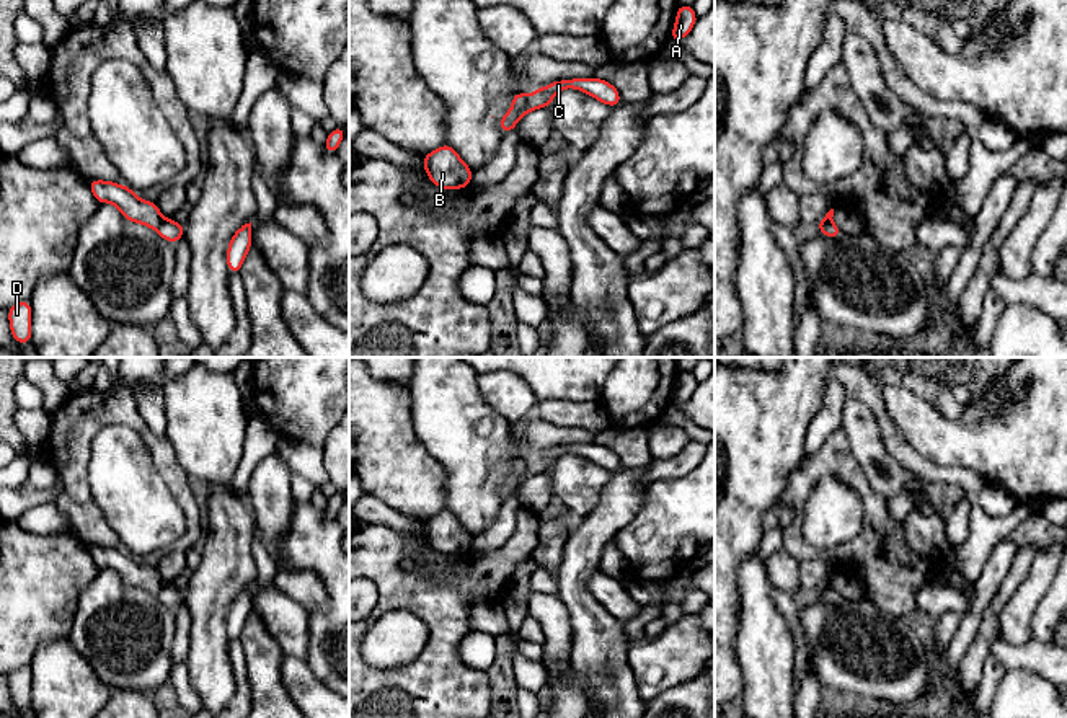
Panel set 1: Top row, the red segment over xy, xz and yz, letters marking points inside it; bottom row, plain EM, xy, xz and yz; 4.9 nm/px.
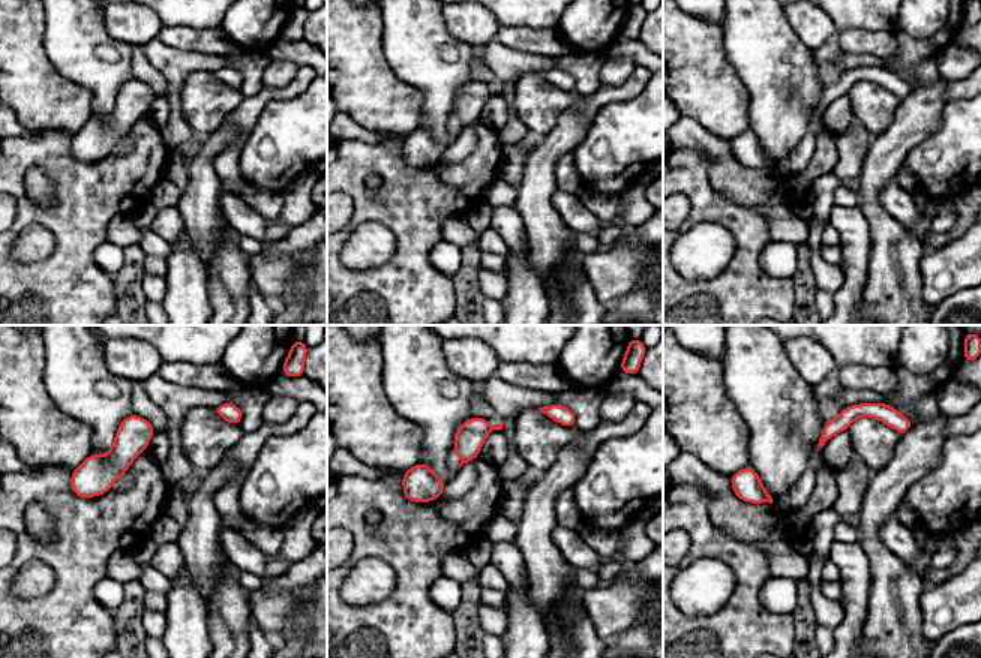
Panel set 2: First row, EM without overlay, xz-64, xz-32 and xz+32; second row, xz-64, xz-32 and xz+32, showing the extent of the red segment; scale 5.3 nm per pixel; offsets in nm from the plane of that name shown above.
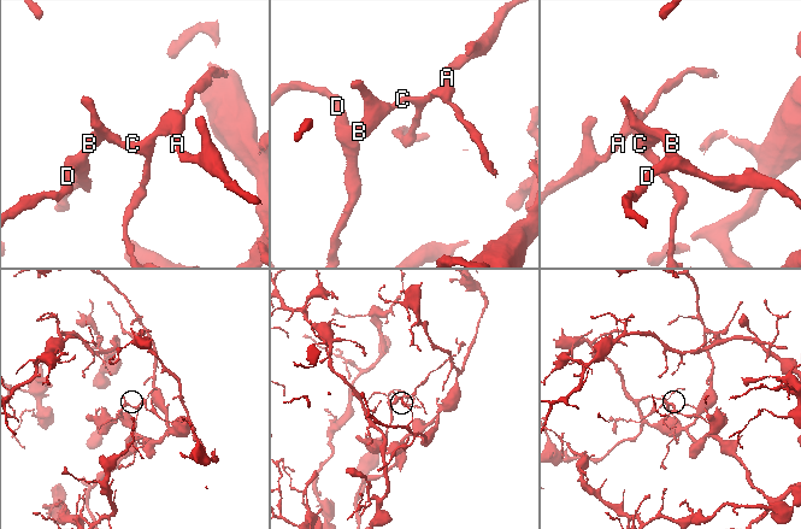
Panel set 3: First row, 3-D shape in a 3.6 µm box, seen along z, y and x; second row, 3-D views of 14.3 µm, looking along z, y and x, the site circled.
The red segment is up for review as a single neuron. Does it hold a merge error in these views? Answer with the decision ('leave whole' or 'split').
split

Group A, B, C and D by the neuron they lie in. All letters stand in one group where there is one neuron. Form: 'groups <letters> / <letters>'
groups A C / B D

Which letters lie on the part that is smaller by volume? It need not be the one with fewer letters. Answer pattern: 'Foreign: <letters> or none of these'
Foreign: A, C

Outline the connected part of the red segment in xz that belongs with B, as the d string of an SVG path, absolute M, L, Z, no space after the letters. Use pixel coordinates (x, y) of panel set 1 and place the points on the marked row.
M444 144L423 157L429 181L441 189L462 189L470 186L473 170L463 163L457 150Z

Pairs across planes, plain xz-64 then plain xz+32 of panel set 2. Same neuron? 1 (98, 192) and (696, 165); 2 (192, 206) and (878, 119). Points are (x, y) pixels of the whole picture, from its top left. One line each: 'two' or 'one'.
1: one
2: two

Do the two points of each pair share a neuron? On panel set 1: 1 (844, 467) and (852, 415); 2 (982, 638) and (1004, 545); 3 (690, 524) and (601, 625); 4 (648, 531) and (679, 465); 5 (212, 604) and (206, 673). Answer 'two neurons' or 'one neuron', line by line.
1: two neurons
2: two neurons
3: two neurons
4: two neurons
5: one neuron

